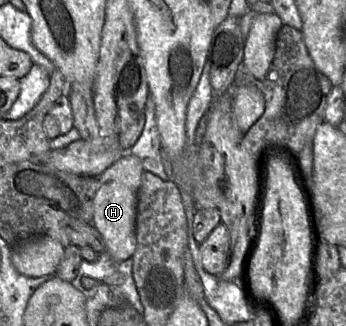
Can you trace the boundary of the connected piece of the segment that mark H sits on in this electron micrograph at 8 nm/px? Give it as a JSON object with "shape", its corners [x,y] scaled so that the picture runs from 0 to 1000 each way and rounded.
{"shape":[[[367,466],[283,543],[266,687],[289,715],[306,773],[332,804],[382,791],[393,764],[393,613],[413,528],[408,491]]]}

